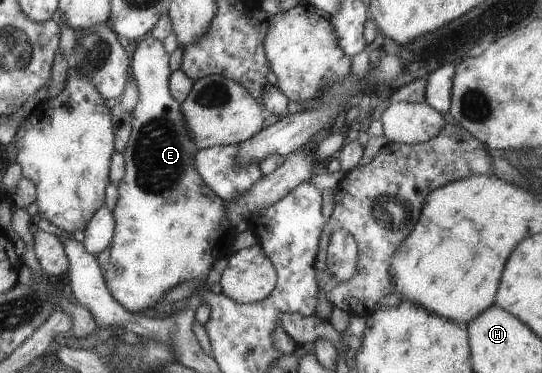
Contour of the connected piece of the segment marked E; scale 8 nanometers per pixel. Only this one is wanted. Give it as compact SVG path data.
M147 34L138 41L129 60L129 72L136 83L138 101L130 115L133 117L129 124L130 135L121 152L124 173L117 184L117 201L112 210L113 237L108 246L95 256L110 295L124 310L132 313L154 306L164 293L186 281L204 284L212 265L232 254L231 247L238 234L228 223L224 213L225 202L204 184L194 169L194 155L198 149L192 143L180 103L170 95L168 59L169 54L164 51L163 44Z

